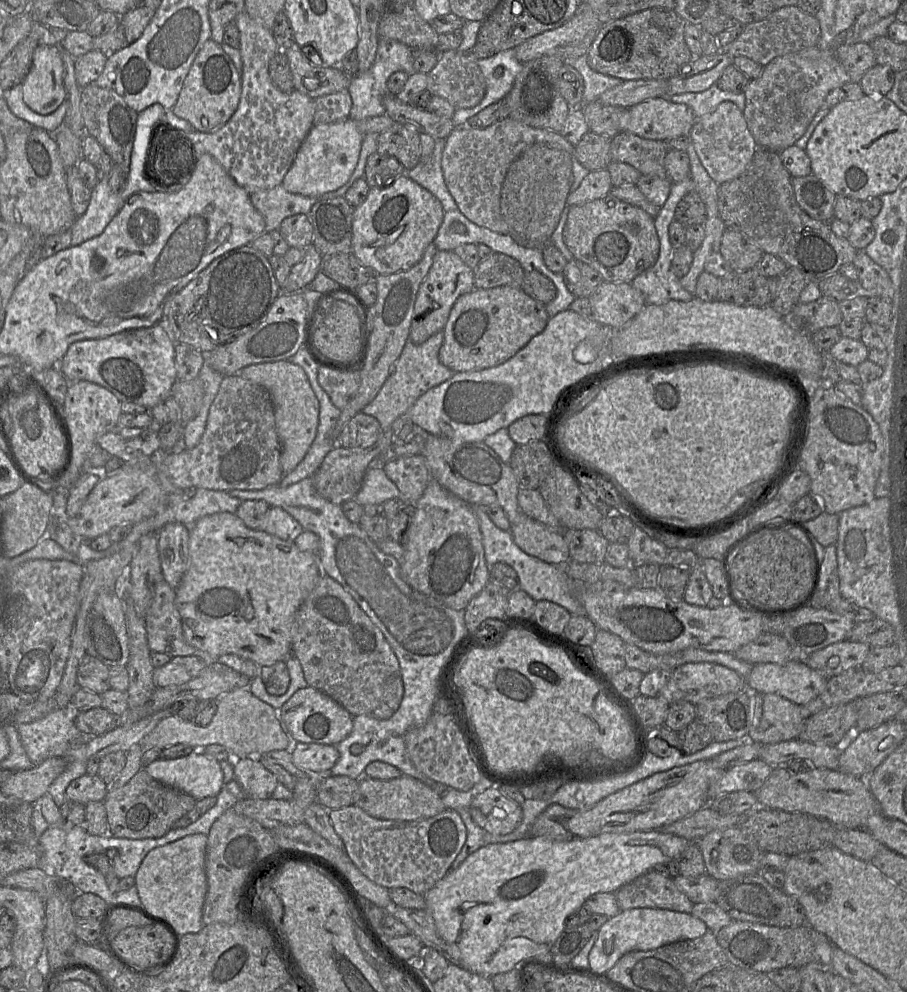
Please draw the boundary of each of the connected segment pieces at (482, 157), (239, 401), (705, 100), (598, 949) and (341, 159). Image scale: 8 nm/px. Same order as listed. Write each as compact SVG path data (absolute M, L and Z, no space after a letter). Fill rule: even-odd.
M506 117L485 128L455 128L445 140L442 170L446 186L461 213L473 223L500 234L510 234L501 213L501 191L507 171L530 145L545 143L573 155L575 146L559 132L526 125Z
M234 374L223 377L218 393L210 406L205 432L199 444L192 449L174 450L170 453L159 449L150 458L154 458L158 482L164 493L172 496L180 495L184 489L189 488L218 491L262 490L278 485L284 476L280 457L281 443L276 430L274 405L269 392L240 374Z
M716 84L702 92L687 92L668 97L674 103L682 103L690 107L696 118L712 113L724 101L735 103L744 112L744 93L733 93L720 89Z
M632 908L621 910L609 918L598 930L598 937L590 951L588 960L593 971L606 973L626 953L648 951L681 940L703 936L707 925L691 913L681 913L660 908Z
M386 114L364 120L345 120L314 125L298 149L294 161L281 185L288 192L320 198L345 185L353 174L360 155L362 141L369 133L380 134L388 130L394 120Z

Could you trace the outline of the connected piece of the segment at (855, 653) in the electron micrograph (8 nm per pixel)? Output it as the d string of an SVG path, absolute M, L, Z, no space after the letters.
M844 640L810 654L806 663L830 679L851 668L860 668L869 651L868 644Z

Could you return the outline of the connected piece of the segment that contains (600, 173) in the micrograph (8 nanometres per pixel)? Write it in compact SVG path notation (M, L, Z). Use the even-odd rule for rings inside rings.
M606 168L590 171L579 187L570 192L567 205L578 205L599 199L609 194L612 187L611 176Z

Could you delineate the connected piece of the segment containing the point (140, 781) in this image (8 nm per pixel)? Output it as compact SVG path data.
M144 769L138 771L128 783L118 789L110 789L103 801L109 835L118 838L158 838L173 828L174 823L195 808L196 800L175 788L160 783Z

